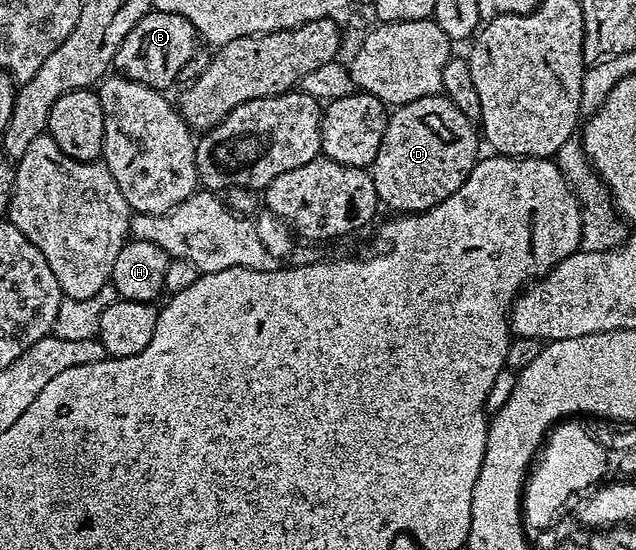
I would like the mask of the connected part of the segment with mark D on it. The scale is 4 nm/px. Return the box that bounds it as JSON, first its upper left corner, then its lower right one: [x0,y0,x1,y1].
[371,95,479,215]

